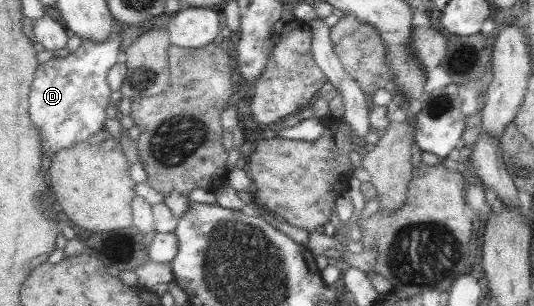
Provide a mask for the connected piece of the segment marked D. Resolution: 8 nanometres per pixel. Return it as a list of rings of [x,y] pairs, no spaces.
[[[112,33],[102,42],[94,42],[90,38],[84,38],[80,47],[74,53],[70,53],[66,57],[53,57],[49,61],[39,64],[38,68],[35,68],[35,79],[29,91],[29,114],[30,118],[32,118],[32,123],[36,124],[36,127],[40,127],[40,131],[42,131],[44,151],[56,153],[58,149],[75,147],[78,143],[83,143],[92,134],[104,128],[106,124],[104,110],[106,110],[106,106],[108,106],[112,96],[115,96],[108,86],[106,76],[112,66],[123,60],[120,47],[122,47],[122,34]]]

